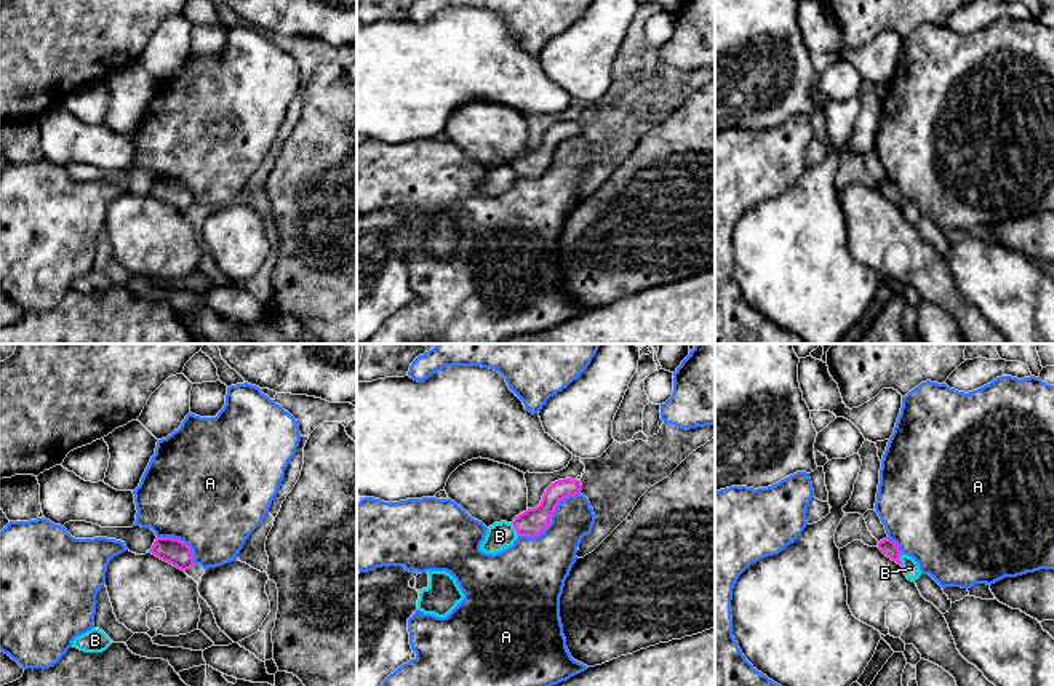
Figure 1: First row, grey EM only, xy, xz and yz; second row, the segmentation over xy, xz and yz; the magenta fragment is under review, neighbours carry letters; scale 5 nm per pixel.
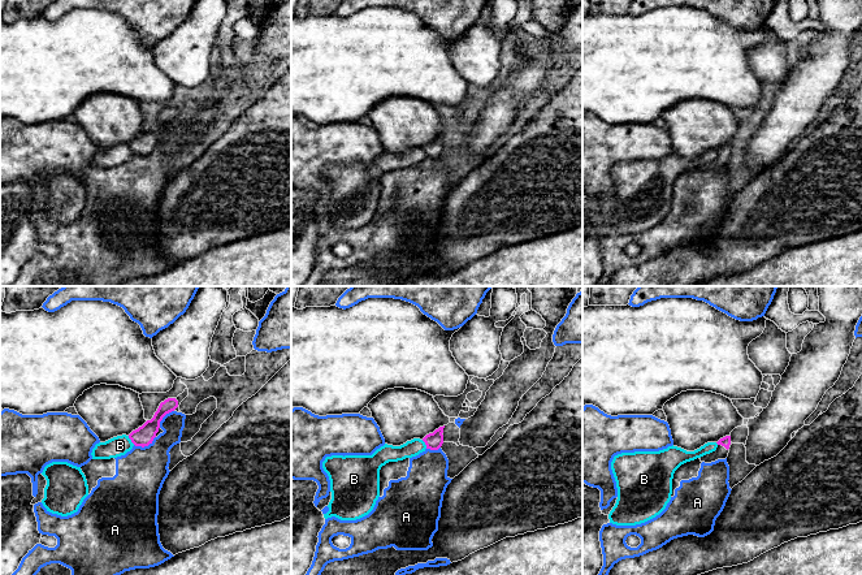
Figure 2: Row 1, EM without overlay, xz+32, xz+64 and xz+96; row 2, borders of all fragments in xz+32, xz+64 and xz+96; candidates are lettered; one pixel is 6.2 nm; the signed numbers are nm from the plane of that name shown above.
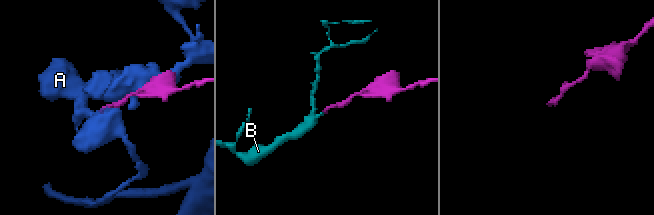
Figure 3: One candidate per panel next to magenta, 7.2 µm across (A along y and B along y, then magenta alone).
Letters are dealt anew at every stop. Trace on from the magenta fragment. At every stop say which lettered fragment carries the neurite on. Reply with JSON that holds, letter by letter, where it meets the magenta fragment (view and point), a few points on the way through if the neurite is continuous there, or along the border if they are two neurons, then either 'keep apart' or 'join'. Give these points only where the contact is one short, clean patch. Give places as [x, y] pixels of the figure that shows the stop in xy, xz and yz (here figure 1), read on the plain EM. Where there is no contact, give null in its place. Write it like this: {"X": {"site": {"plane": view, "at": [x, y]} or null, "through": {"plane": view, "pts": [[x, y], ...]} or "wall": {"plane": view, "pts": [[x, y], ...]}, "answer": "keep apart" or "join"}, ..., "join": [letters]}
{"A": {"site": {"plane": "xz", "at": [550, 162]}, "answer": "keep apart"}, "B": {"site": {"plane": "xz", "at": [515, 170]}, "wall": {"plane": "xz", "pts": [[511, 165], [519, 176]]}, "answer": "keep apart"}, "join": []}

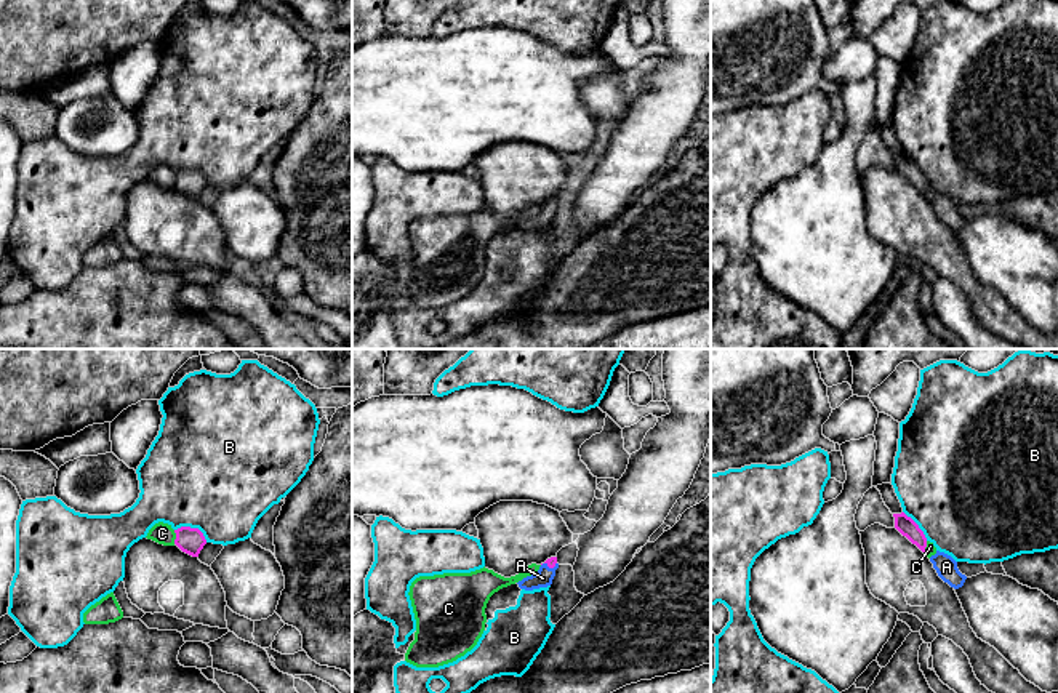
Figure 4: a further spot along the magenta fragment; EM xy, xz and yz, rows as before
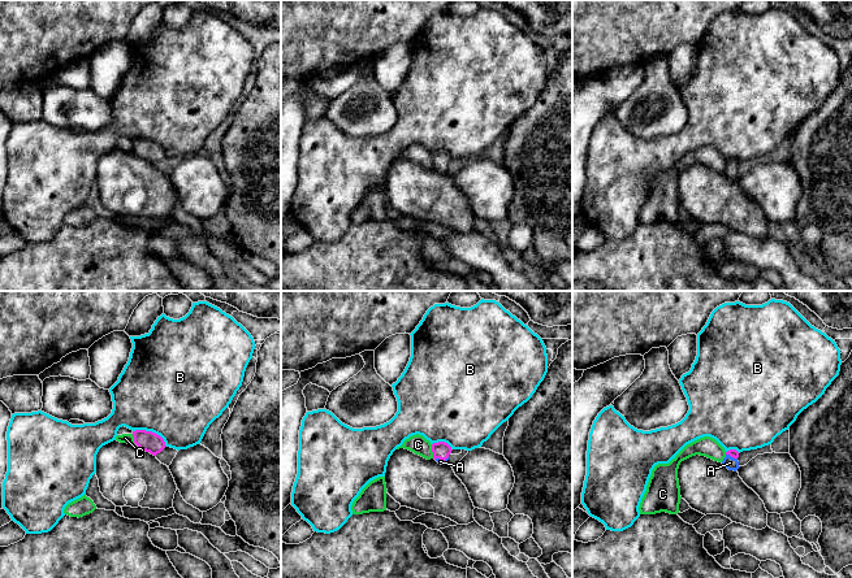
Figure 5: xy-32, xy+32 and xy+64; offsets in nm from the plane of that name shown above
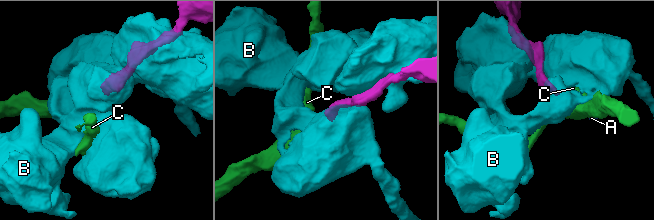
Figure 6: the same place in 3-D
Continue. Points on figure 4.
{"A": {"site": {"plane": "xz", "at": [549, 208]}, "through": {"plane": "xz", "pts": [[551, 204], [549, 208], [543, 220]]}, "answer": "join"}, "B": {"site": {"plane": "xy", "at": [192, 170]}, "answer": "keep apart"}, "C": {"site": {"plane": "xy", "at": [176, 178]}, "wall": {"plane": "xy", "pts": [[173, 172], [175, 184]]}, "answer": "keep apart"}, "join": ["A"]}

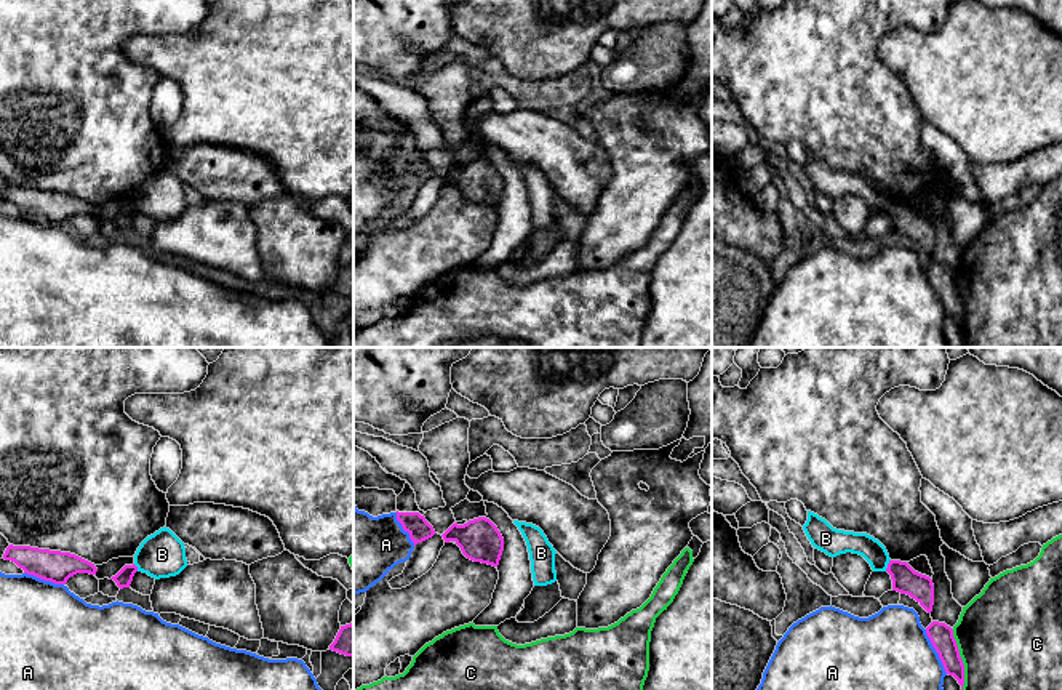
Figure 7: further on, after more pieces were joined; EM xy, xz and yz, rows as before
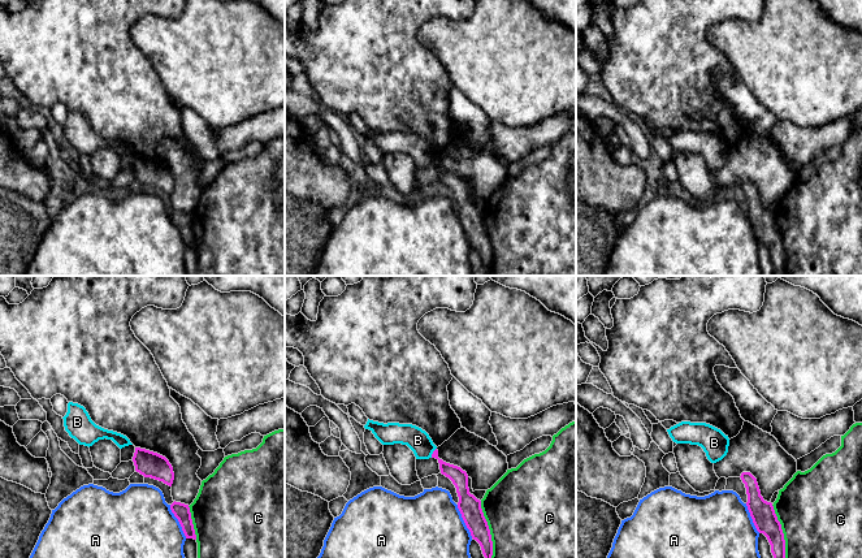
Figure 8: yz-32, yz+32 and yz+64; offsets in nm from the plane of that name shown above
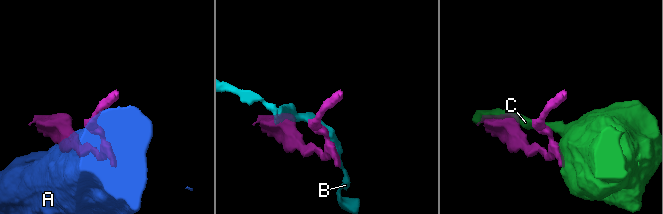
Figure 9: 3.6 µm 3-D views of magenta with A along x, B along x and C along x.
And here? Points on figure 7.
{"A": {"site": {"plane": "yz", "at": [936, 292]}, "answer": "keep apart"}, "B": {"site": {"plane": "yz", "at": [888, 207]}, "wall": {"plane": "yz", "pts": [[890, 200], [885, 212]]}, "answer": "keep apart"}, "C": {"site": {"plane": "yz", "at": [962, 301]}, "answer": "keep apart"}, "join": []}

